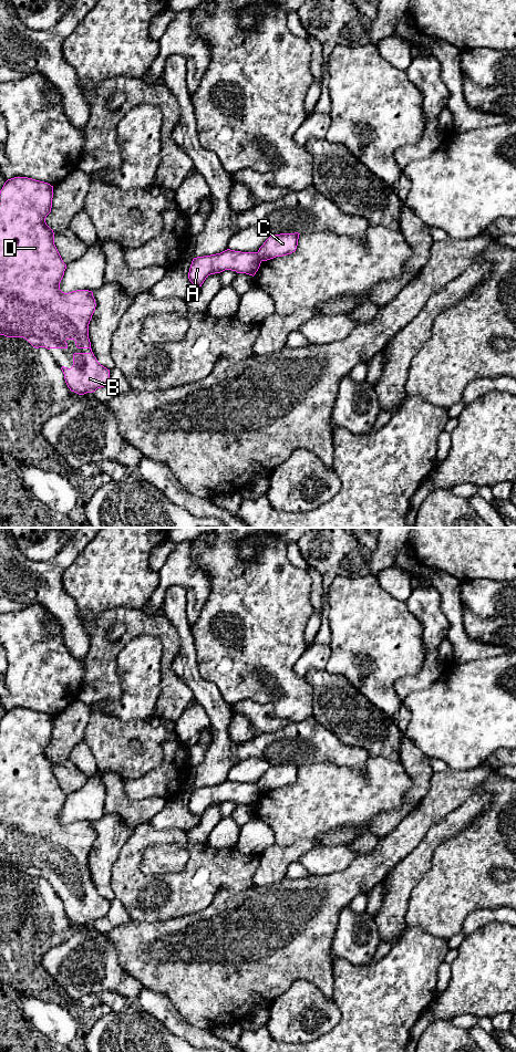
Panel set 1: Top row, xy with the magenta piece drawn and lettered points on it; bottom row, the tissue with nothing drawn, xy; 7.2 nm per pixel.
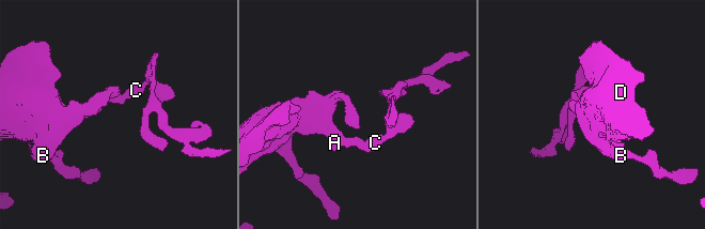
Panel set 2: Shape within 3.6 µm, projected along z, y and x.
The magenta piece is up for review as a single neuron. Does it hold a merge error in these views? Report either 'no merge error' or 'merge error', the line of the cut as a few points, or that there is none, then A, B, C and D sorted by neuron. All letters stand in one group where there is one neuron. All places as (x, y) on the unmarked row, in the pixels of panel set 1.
merge error | xy (256, 783), (261, 791) | A B D / C

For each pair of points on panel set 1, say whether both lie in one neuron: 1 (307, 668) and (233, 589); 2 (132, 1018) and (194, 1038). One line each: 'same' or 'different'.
1: different
2: same

